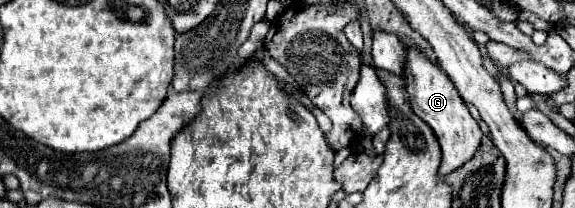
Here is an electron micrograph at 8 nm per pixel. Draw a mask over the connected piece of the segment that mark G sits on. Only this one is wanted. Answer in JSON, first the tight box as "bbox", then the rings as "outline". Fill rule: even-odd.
{"bbox":[404,47,482,177],"outline":[[[416,47],[408,49],[408,59],[406,59],[406,69],[404,69],[404,77],[406,77],[406,91],[408,91],[408,101],[412,105],[412,111],[422,117],[432,131],[438,137],[438,143],[442,147],[442,165],[440,165],[440,177],[448,177],[452,171],[456,171],[458,167],[462,167],[462,163],[466,163],[470,157],[474,157],[474,153],[480,147],[482,141],[482,131],[476,123],[476,119],[468,113],[466,103],[460,99],[454,83],[448,79],[448,75],[436,67],[434,63],[430,63],[424,53]]]}

